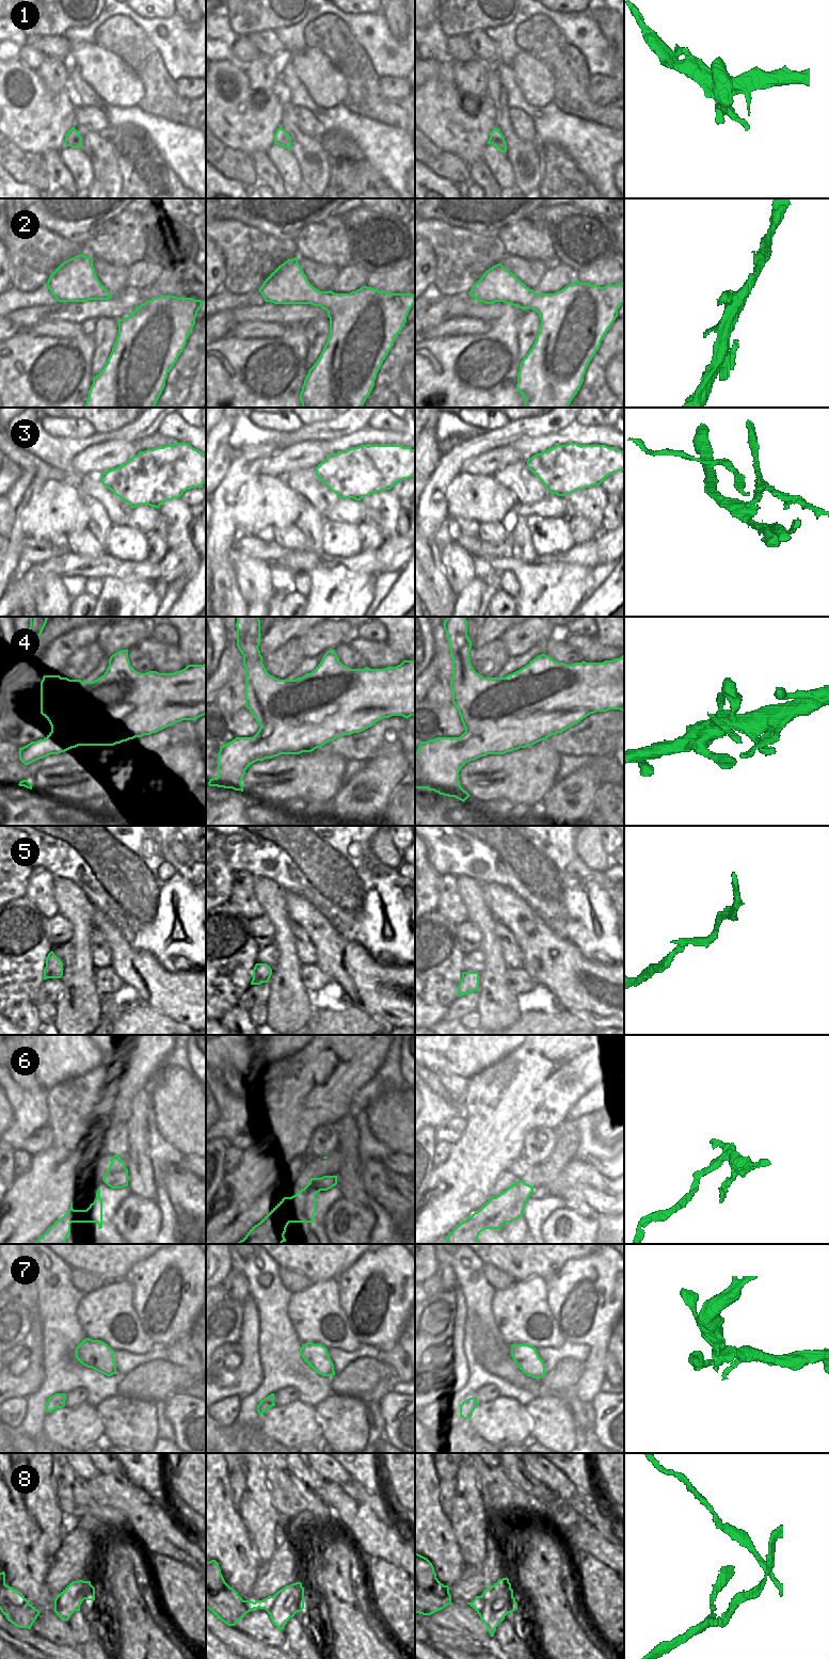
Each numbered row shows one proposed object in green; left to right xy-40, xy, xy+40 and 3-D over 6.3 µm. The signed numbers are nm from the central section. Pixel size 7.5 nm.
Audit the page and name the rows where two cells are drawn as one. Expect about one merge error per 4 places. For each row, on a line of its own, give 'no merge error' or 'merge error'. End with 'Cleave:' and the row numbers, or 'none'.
1: no merge error
2: no merge error
3: merge error
4: no merge error
5: no merge error
6: merge error
7: no merge error
8: merge error
Cleave: 3, 6, 8

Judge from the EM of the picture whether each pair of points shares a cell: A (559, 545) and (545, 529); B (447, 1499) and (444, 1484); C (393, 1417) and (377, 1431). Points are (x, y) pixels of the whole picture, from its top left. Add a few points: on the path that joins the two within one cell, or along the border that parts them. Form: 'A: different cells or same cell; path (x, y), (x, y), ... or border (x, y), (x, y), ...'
A: same cell; path (557, 541), (549, 533)
B: same cell; path (447, 1496), (447, 1487)
C: different cells; border (379, 1414), (384, 1422), (383, 1436)

